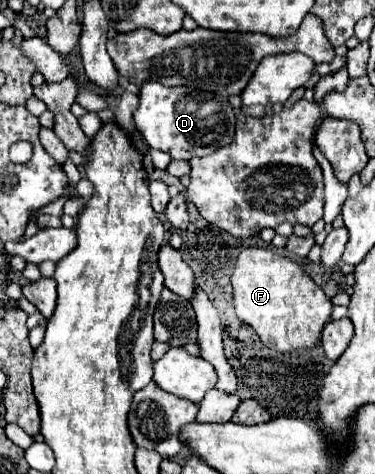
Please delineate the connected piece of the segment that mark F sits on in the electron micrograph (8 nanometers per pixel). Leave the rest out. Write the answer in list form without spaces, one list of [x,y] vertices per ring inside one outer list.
[[[242,249],[232,275],[234,307],[240,321],[250,325],[260,341],[280,353],[314,347],[324,325],[330,321],[332,301],[294,261],[272,253],[270,249]]]

